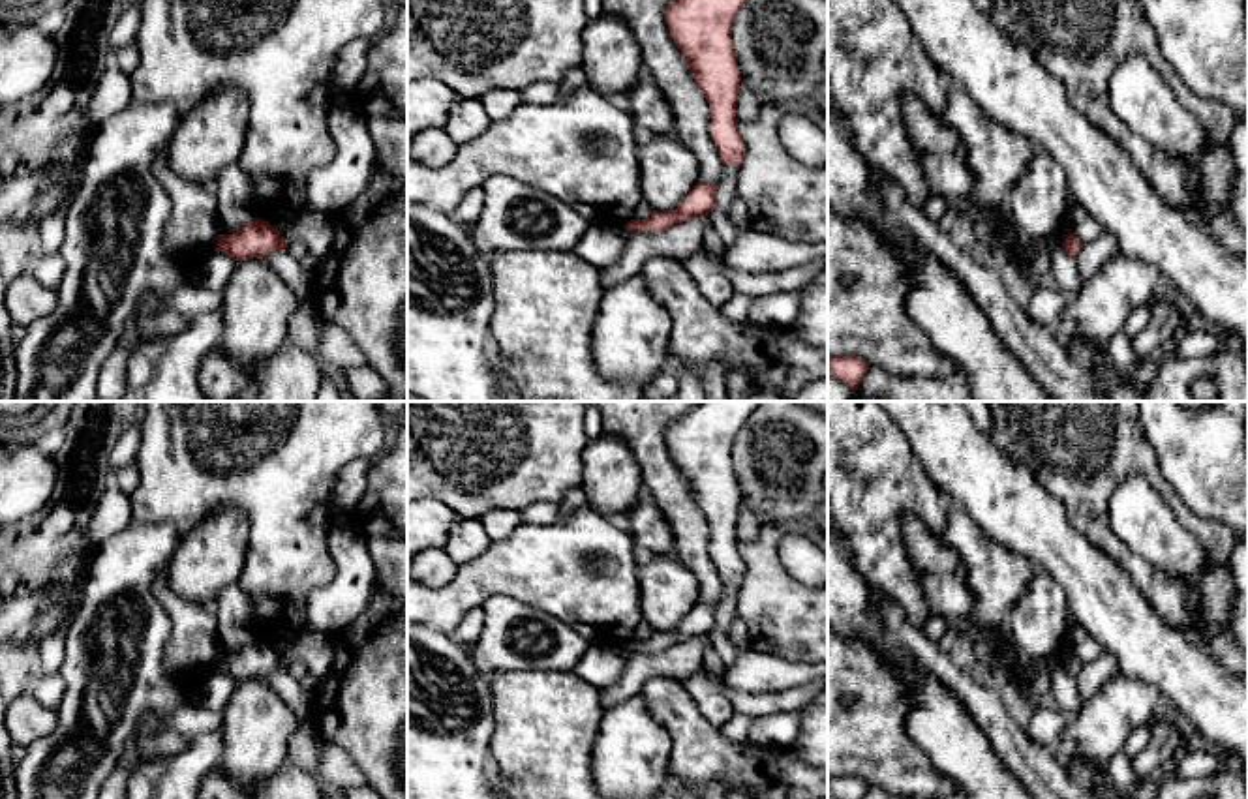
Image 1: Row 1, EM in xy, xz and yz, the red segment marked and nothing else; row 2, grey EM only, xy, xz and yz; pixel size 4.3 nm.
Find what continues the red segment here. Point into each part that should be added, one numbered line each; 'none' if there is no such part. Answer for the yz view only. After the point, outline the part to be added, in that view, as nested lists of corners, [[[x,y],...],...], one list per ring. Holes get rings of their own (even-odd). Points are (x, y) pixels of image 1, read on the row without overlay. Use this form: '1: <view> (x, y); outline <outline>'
none

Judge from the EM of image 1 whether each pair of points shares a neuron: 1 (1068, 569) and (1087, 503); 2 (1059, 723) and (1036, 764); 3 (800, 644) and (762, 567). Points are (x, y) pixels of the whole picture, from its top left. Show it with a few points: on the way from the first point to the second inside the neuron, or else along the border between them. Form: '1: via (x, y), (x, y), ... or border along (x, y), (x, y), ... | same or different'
1: border along (1053, 496), (1063, 505), (1066, 518), (1113, 559) | different
2: border along (1023, 730), (1034, 741), (1053, 749) | different
3: via (798, 625), (768, 595), (766, 586) | same

